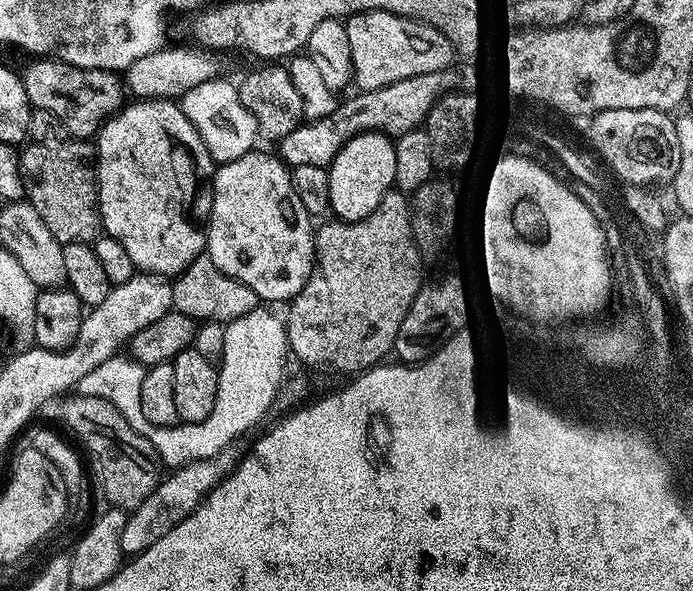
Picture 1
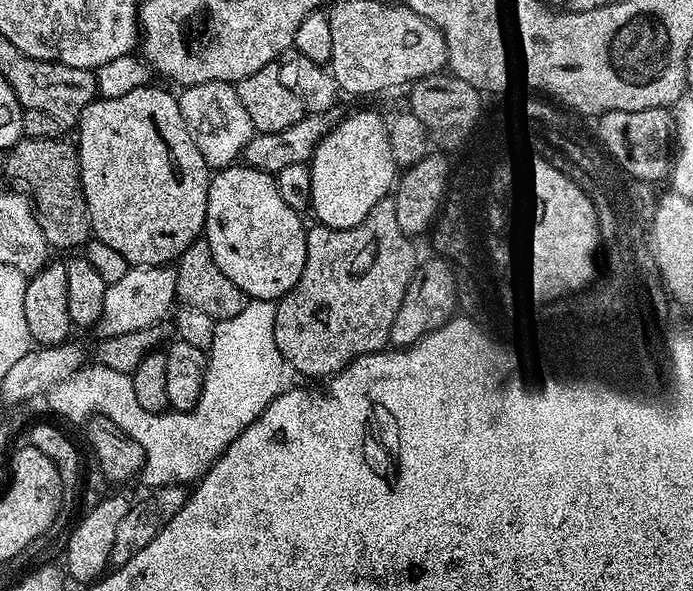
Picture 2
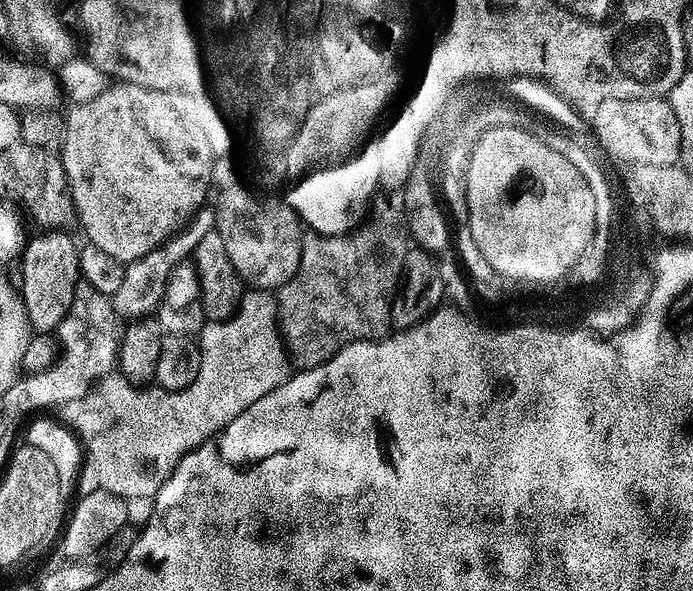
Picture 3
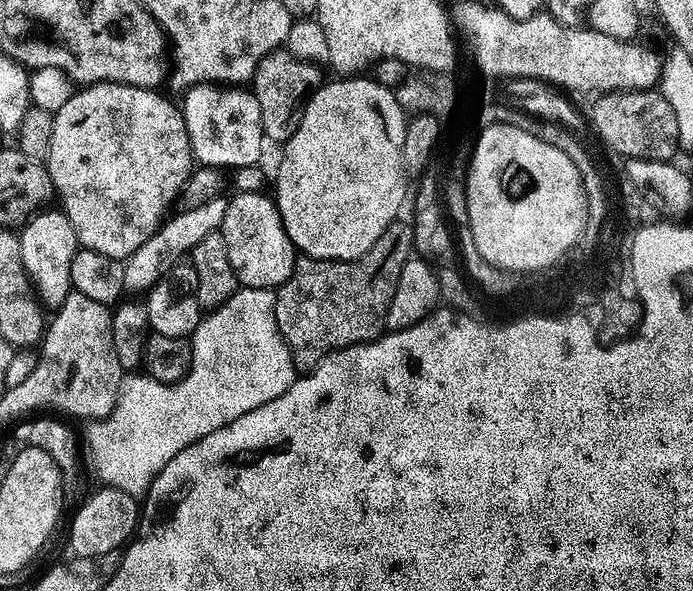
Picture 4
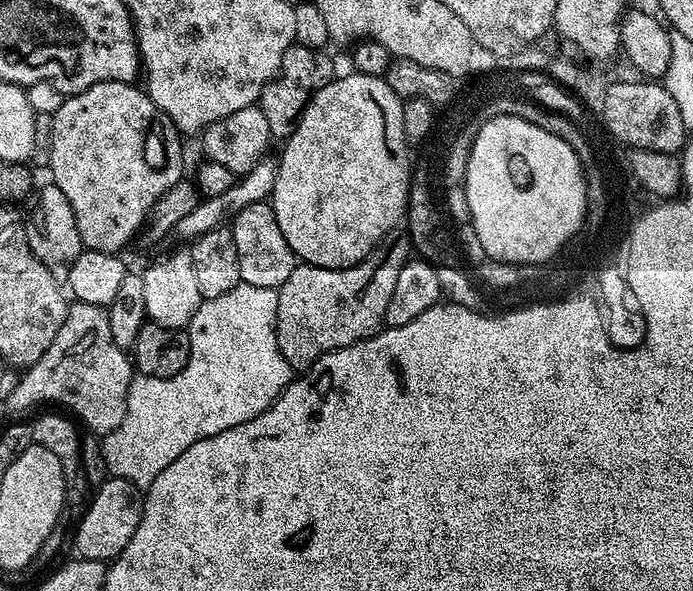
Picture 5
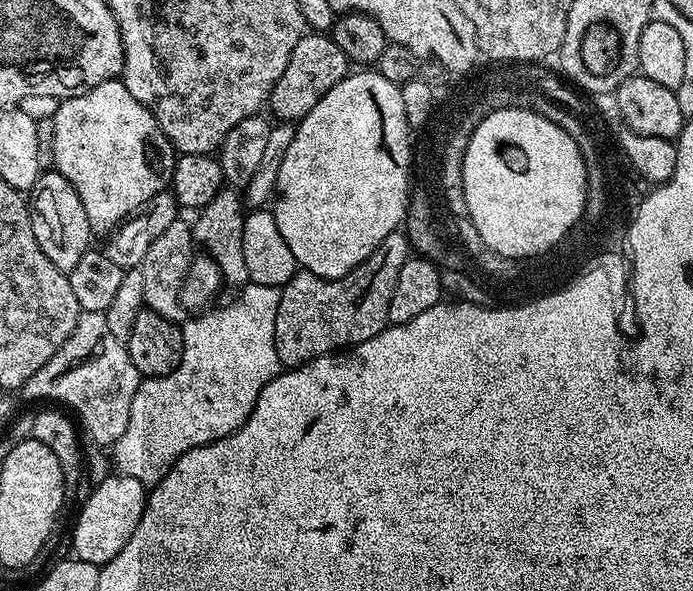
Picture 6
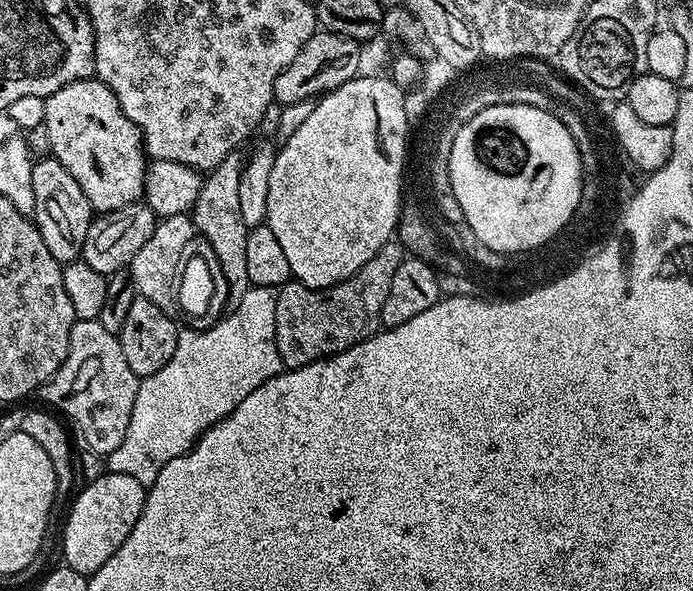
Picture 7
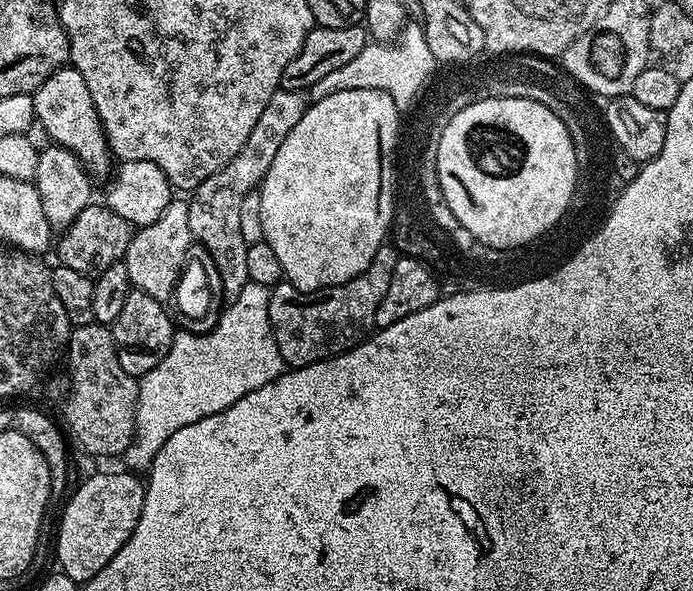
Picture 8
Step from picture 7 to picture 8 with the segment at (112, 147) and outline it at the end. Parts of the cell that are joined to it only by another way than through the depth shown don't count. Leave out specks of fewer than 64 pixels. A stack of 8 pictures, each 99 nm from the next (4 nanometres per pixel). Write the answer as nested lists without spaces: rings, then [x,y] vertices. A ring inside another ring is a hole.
[[[65,66],[50,74],[42,86],[31,93],[32,105],[36,111],[35,123],[46,130],[49,141],[70,150],[84,165],[89,177],[107,177],[114,168],[114,157],[102,135],[102,129],[92,110],[90,92],[86,90],[86,82],[78,69]]]

